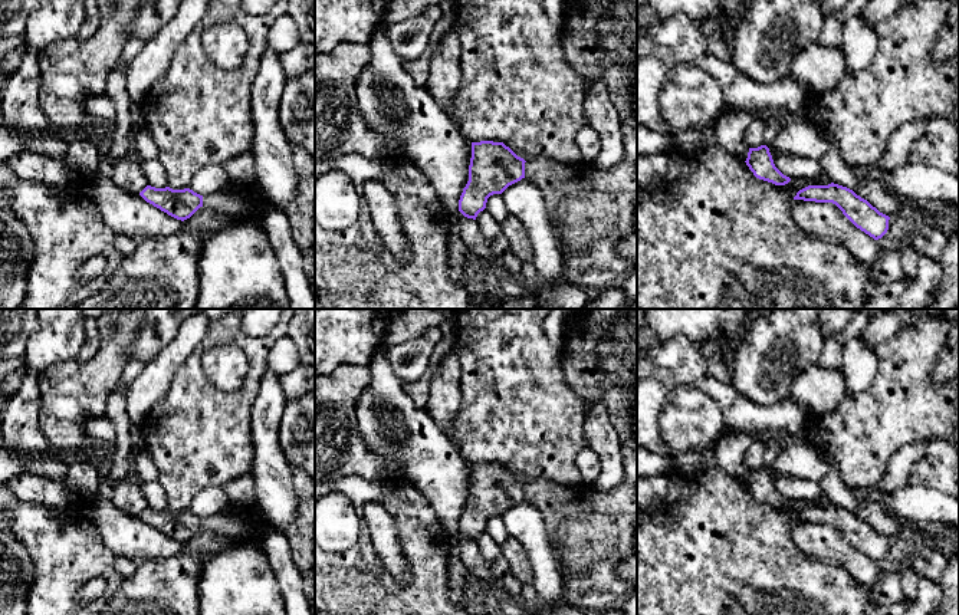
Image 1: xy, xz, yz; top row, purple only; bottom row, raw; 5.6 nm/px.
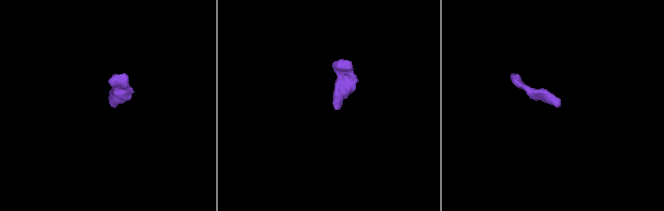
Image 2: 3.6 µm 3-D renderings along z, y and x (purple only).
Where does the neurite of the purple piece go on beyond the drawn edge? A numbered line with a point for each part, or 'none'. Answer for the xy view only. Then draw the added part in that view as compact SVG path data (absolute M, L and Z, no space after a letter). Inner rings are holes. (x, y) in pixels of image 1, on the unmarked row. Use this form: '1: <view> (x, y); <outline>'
1: xy (242, 525); M254 501L250 507L230 503L223 512L203 517L203 527L224 536L237 545L249 545L260 549L260 537L270 526Z

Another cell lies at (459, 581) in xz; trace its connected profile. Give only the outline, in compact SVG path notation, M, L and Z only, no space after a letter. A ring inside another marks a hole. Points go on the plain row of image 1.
M451 542L450 545L447 570L449 570L447 599L453 606L464 609L464 595L470 586L470 576L460 559L459 547L454 542Z

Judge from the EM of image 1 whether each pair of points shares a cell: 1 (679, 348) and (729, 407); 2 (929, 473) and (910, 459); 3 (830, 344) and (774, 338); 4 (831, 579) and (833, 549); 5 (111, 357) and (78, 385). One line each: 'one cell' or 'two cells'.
1: one cell
2: two cells
3: two cells
4: two cells
5: one cell

